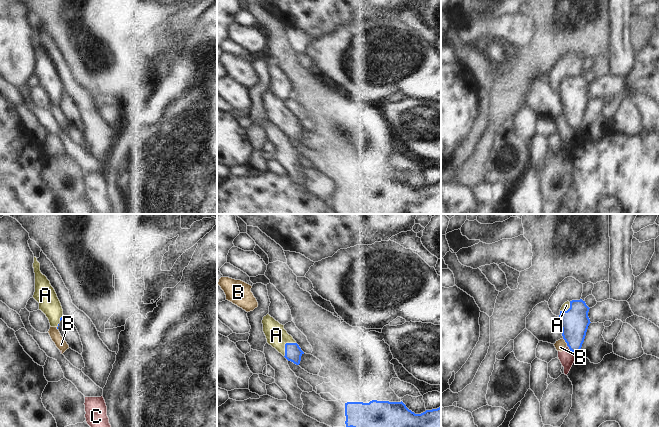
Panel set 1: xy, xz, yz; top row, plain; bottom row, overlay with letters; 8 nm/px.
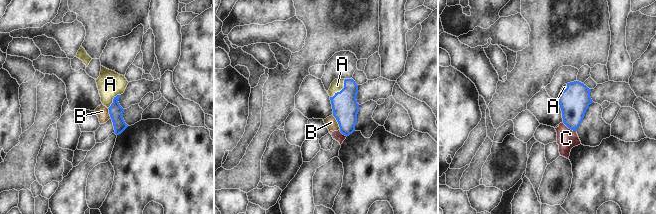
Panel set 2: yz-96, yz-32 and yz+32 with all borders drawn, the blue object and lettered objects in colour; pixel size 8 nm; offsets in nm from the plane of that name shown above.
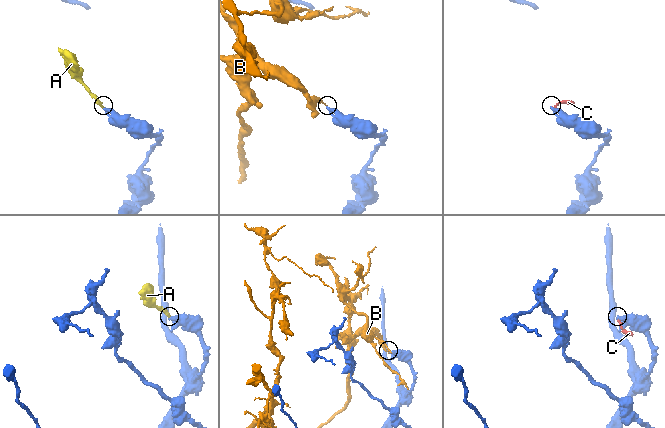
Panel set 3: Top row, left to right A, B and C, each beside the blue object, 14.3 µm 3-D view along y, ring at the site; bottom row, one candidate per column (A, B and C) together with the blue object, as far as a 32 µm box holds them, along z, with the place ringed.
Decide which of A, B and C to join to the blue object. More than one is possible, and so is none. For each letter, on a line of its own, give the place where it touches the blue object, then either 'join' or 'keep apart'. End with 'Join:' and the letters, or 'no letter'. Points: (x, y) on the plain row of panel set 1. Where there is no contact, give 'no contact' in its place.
A: xz (285, 121) | join
B: yz (565, 117) | keep apart
C: yz (572, 127) | keep apart
Join: A

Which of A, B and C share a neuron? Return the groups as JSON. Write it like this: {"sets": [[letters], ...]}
{"sets": [["A"], ["B", "C"]]}

